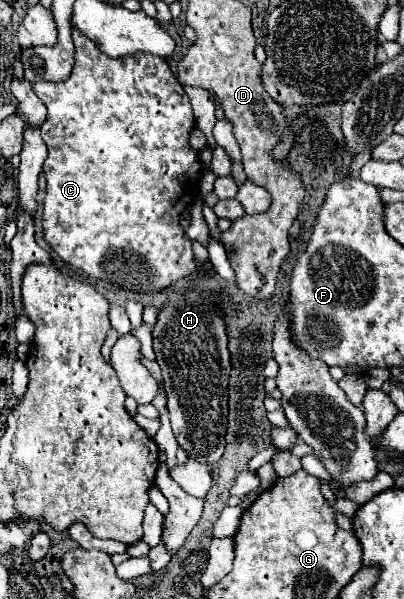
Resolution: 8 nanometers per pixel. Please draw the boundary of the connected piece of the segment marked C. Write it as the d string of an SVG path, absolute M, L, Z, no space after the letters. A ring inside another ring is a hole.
M72 28L72 40L76 46L76 62L72 68L72 76L66 82L38 82L34 92L48 108L48 116L42 124L42 138L48 146L48 158L44 162L44 174L48 180L46 186L46 198L44 198L44 216L42 216L42 228L44 228L44 240L52 246L52 250L74 268L86 272L92 278L100 278L106 282L114 282L122 290L132 290L140 294L156 294L164 290L164 286L172 286L174 282L186 278L196 270L192 242L186 236L180 216L186 210L186 206L192 204L194 196L188 190L198 190L200 174L204 174L200 152L190 146L190 132L196 126L196 118L190 106L190 100L184 92L184 86L178 82L176 74L170 70L166 60L156 55L138 52L125 58L108 58L92 40L88 40L78 28Z

